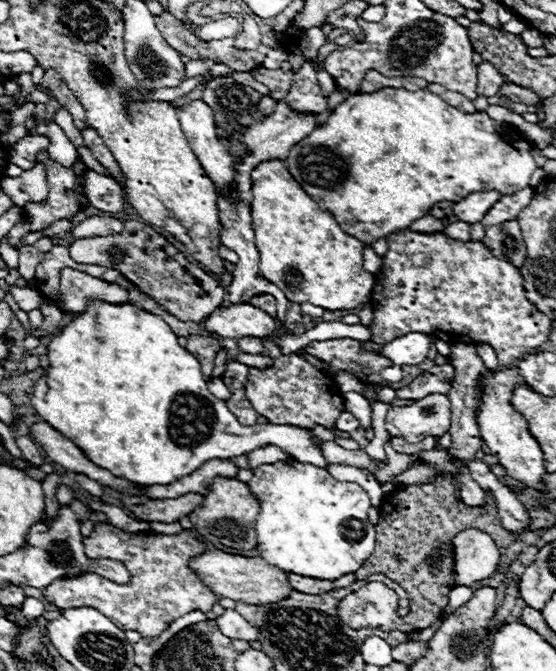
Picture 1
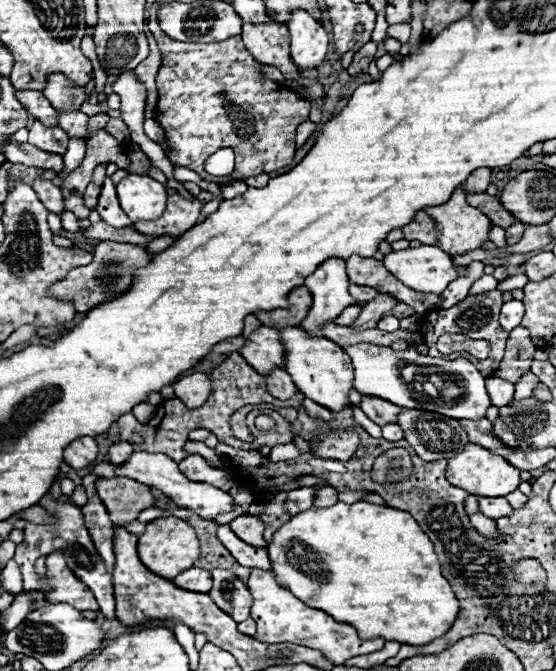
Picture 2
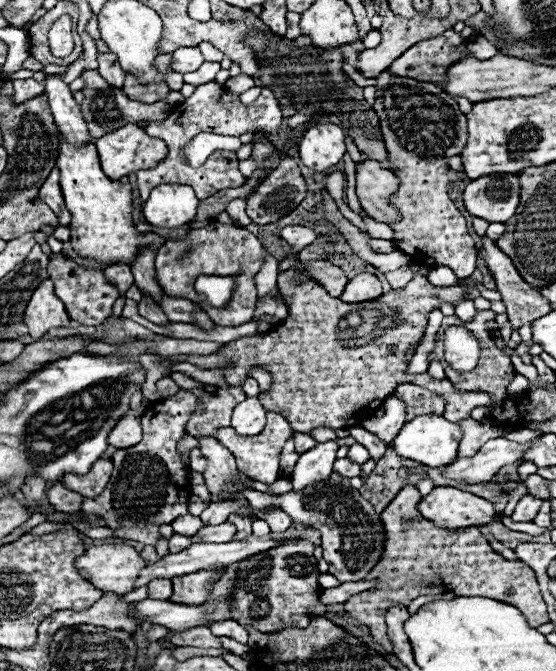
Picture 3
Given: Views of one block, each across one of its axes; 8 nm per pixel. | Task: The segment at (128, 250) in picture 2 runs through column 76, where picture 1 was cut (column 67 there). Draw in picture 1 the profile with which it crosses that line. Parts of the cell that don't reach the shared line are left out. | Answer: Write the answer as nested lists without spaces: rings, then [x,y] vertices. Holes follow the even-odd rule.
[[[64,268],[60,272],[60,294],[62,294],[60,308],[68,312],[82,312],[86,308],[86,302],[94,298],[102,298],[114,304],[130,302],[128,292],[122,286],[104,282],[100,278],[88,276],[72,268]]]

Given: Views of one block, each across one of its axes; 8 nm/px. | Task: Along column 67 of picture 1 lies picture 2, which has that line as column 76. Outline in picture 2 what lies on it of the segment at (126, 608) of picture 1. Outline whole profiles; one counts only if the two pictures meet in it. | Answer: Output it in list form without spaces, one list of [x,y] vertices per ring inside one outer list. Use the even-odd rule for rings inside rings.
[[[54,552],[46,558],[46,574],[52,586],[52,592],[46,594],[46,600],[52,604],[66,602],[76,606],[78,610],[98,610],[98,602],[94,594],[88,590],[84,582],[80,582],[70,570],[66,570],[66,562],[62,552]]]

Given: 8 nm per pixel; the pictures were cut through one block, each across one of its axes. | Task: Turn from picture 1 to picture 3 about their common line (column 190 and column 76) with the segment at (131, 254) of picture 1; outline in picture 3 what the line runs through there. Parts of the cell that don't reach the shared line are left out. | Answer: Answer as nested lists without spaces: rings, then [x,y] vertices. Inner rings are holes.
[[[52,254],[54,258],[48,264],[50,280],[56,284],[56,296],[64,302],[68,314],[72,320],[84,324],[84,326],[98,326],[104,320],[112,316],[112,304],[118,298],[118,290],[114,286],[108,286],[104,280],[102,270],[86,270],[78,266],[74,260],[66,258],[64,254]]]

